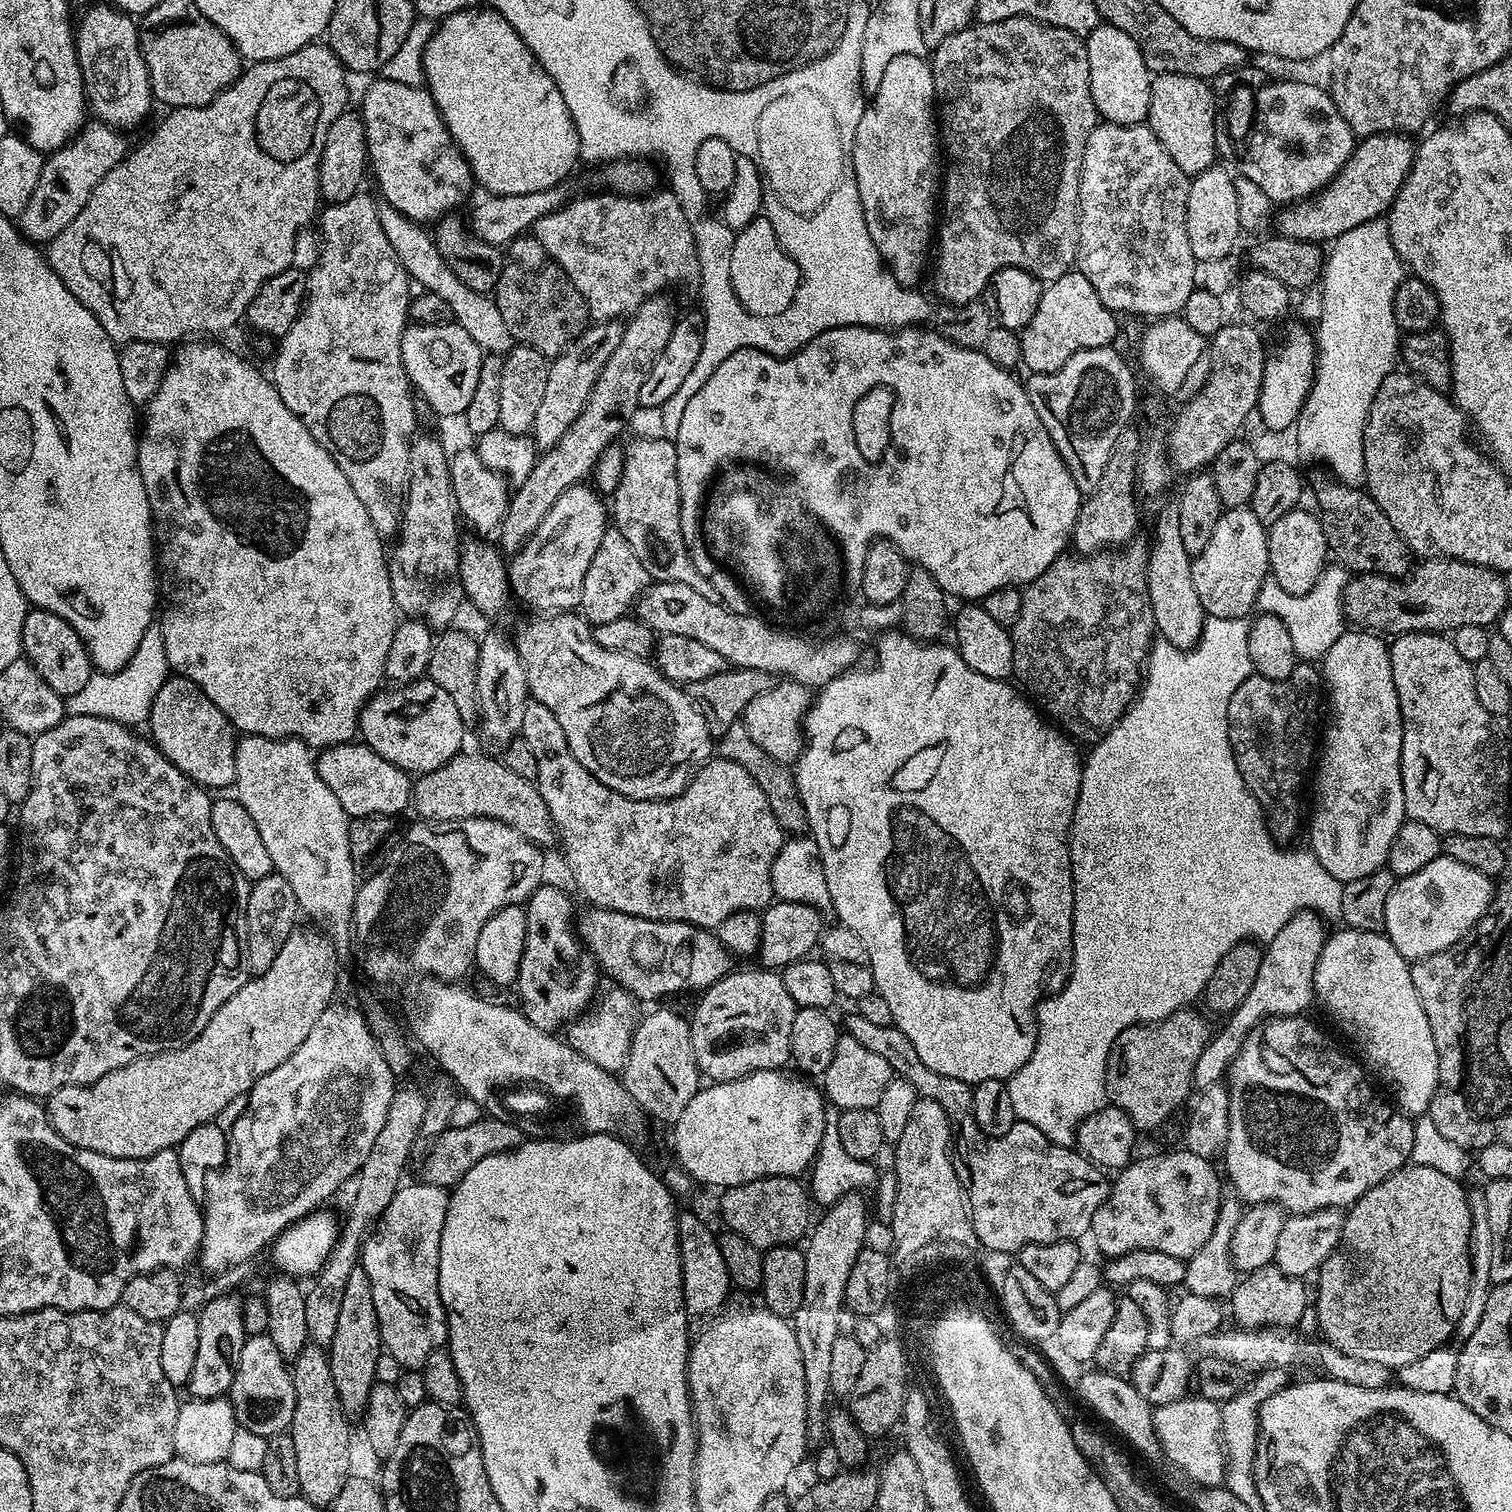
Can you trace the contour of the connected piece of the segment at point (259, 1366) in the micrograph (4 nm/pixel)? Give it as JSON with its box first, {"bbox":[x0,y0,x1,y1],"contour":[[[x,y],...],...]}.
{"bbox":[227,1334,296,1437],"contour":[[[267,1334],[245,1339],[227,1398],[232,1403],[236,1423],[241,1429],[264,1437],[279,1436],[291,1429],[296,1399],[290,1364]]]}

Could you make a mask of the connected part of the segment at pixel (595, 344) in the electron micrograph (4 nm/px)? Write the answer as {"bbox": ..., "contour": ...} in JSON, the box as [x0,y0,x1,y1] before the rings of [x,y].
{"bbox":[530,322,624,450],"contour":[[[596,322],[584,329],[559,356],[549,363],[546,391],[542,403],[538,406],[538,414],[534,414],[534,422],[530,436],[540,450],[554,447],[558,438],[570,430],[574,418],[586,406],[586,398],[590,398],[590,390],[602,374],[602,366],[606,366],[606,358],[614,354],[618,342],[622,342],[624,324],[620,322]]]}

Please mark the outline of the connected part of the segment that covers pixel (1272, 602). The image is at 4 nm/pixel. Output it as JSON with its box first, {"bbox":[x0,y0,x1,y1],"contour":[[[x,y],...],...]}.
{"bbox":[1256,566,1350,662],"contour":[[[1344,566],[1325,567],[1318,578],[1314,590],[1301,596],[1286,594],[1282,586],[1271,578],[1264,581],[1262,590],[1256,599],[1256,608],[1261,613],[1282,618],[1286,630],[1290,630],[1290,638],[1298,642],[1301,653],[1304,652],[1309,661],[1316,662],[1328,653],[1330,646],[1338,642],[1338,638],[1346,631],[1346,617],[1344,614],[1344,588],[1350,579],[1350,572]]]}

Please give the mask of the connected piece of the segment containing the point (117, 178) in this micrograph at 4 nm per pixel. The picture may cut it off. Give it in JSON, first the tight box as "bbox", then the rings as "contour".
{"bbox":[46,42,349,346],"contour":[[[324,42],[307,44],[304,48],[294,50],[294,54],[286,54],[282,58],[255,61],[251,66],[245,67],[240,77],[228,88],[225,88],[224,91],[219,92],[209,104],[203,104],[197,108],[171,109],[167,113],[169,116],[137,148],[135,145],[129,151],[128,155],[124,157],[123,162],[114,165],[110,170],[110,174],[106,174],[106,178],[102,178],[102,182],[98,182],[98,186],[94,186],[94,194],[90,194],[90,198],[86,198],[86,206],[82,206],[82,210],[78,210],[78,218],[74,218],[74,222],[70,222],[70,226],[66,226],[66,230],[62,230],[62,234],[58,234],[58,238],[51,240],[47,245],[46,255],[48,264],[58,274],[58,278],[62,278],[62,282],[70,290],[70,294],[74,294],[74,298],[78,298],[78,302],[82,302],[82,306],[86,306],[86,310],[90,310],[94,314],[94,318],[98,318],[102,330],[106,330],[106,334],[112,340],[113,344],[123,346],[130,342],[158,342],[159,344],[168,346],[171,345],[171,340],[180,342],[185,338],[212,338],[215,337],[212,336],[215,332],[228,332],[235,326],[236,320],[243,321],[245,319],[250,302],[254,298],[254,294],[258,294],[261,286],[270,278],[274,278],[274,274],[278,274],[282,270],[292,267],[294,238],[298,238],[298,234],[305,231],[311,225],[308,224],[311,220],[313,223],[314,217],[318,212],[316,203],[321,203],[322,200],[320,195],[320,155],[322,154],[322,146],[326,142],[326,134],[330,130],[330,122],[334,122],[334,118],[341,116],[349,107],[347,78],[349,79],[346,75],[344,63],[332,53],[331,48]]]}

